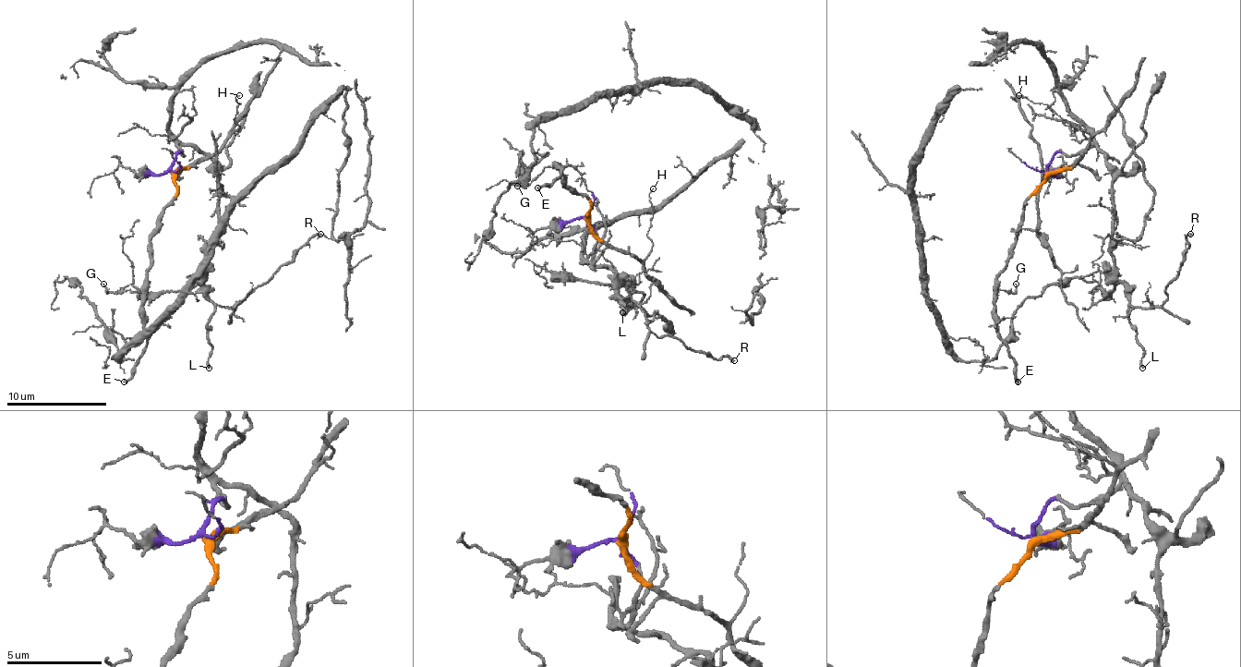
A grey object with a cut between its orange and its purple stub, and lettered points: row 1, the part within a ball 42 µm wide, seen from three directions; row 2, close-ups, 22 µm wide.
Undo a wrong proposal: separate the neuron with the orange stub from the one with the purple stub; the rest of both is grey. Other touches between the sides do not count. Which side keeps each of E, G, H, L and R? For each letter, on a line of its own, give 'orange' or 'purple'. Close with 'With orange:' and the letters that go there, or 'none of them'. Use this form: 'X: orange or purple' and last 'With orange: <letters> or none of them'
E: orange
G: orange
H: orange
L: purple
R: purple
With orange: E, G, H

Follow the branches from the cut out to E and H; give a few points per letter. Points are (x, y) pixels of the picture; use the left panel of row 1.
E: (174, 173), (175, 198), (163, 210), (161, 228), (150, 237), (146, 345), (136, 370), (123, 381)
H: (174, 173), (210, 157), (238, 127), (234, 120), (238, 95)

